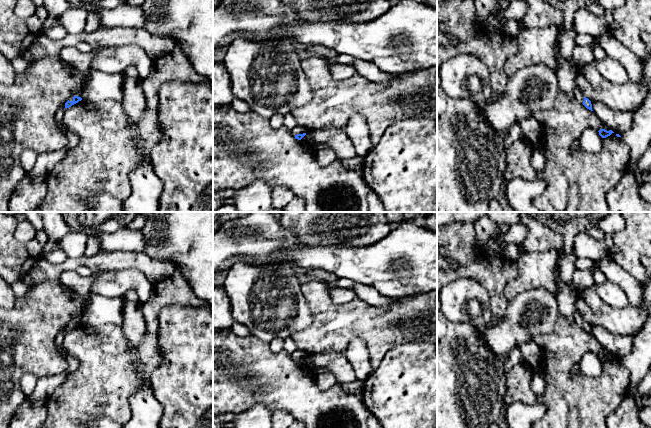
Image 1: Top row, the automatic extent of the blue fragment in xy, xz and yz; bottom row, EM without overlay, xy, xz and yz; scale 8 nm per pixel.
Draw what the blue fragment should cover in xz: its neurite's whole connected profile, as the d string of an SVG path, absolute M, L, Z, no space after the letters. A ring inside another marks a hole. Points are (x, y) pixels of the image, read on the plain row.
M296 350L293 354L292 357L295 360L296 363L301 364L301 365L306 365L306 354L300 350Z

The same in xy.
M81 315L76 316L72 321L70 321L68 323L68 325L65 327L65 332L69 332L72 329L76 328L76 327L81 327L83 326L82 322L81 322Z

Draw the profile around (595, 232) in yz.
M597 226L589 228L588 233L598 241L604 241L606 234Z

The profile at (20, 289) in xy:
M19 279L11 284L11 289L14 293L15 298L20 299L27 295L29 286L26 285L21 279Z

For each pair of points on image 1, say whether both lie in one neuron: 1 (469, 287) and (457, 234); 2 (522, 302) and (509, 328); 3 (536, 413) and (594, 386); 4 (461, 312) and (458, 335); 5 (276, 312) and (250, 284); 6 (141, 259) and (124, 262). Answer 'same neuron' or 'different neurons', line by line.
1: different neurons
2: same neuron
3: different neurons
4: different neurons
5: same neuron
6: same neuron

